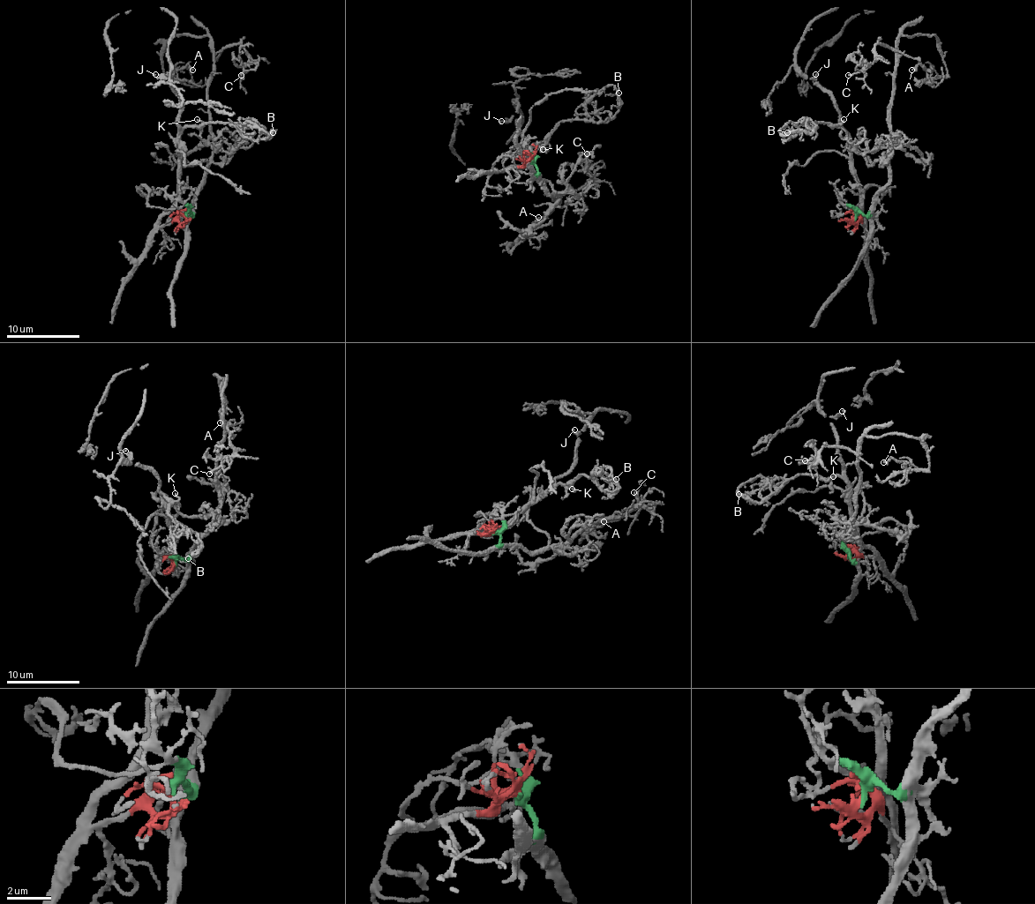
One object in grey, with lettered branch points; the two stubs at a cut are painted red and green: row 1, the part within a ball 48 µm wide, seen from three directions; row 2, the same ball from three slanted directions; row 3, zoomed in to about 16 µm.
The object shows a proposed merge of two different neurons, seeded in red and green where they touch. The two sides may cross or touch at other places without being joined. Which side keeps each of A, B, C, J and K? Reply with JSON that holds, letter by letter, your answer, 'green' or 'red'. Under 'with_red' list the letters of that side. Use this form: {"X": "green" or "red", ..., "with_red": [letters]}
{"A": "green", "B": "red", "C": "green", "J": "red", "K": "red", "with_red": ["B", "J", "K"]}

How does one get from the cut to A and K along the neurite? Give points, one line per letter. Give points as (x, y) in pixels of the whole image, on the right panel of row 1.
A: (856, 217), (866, 215), (889, 178), (896, 41), (902, 35), (933, 35), (944, 76), (918, 64), (911, 70)
K: (854, 217), (856, 215), (864, 225), (866, 222), (849, 134), (837, 125), (843, 120)

